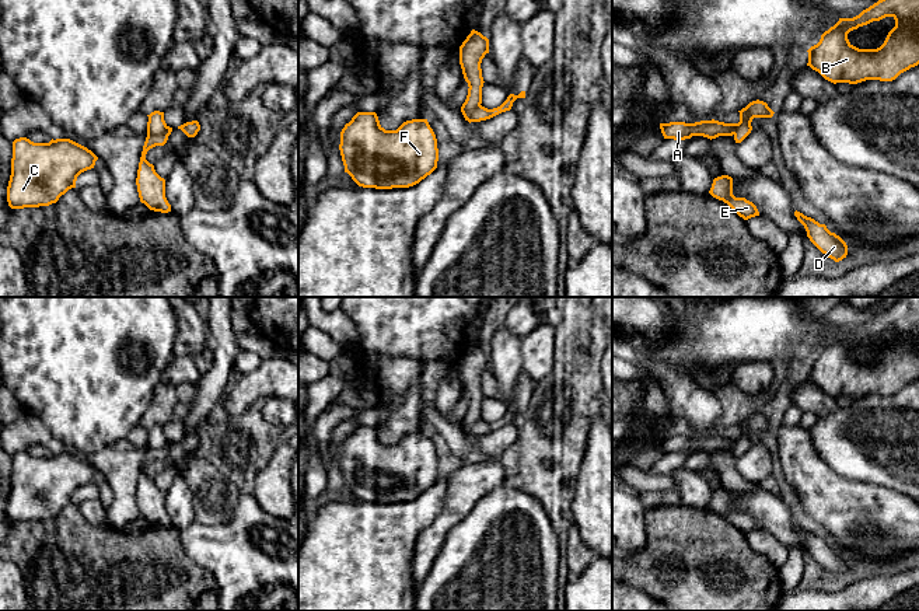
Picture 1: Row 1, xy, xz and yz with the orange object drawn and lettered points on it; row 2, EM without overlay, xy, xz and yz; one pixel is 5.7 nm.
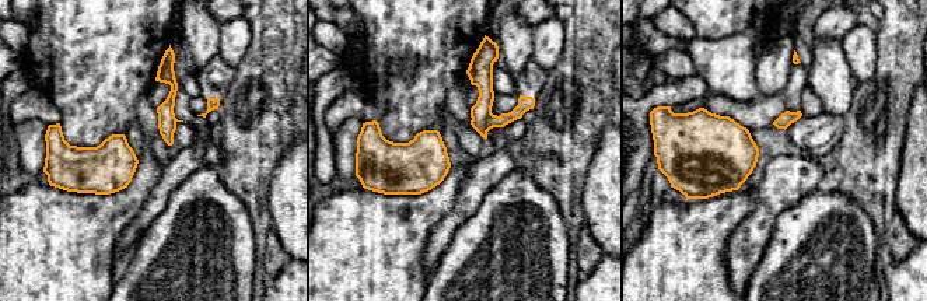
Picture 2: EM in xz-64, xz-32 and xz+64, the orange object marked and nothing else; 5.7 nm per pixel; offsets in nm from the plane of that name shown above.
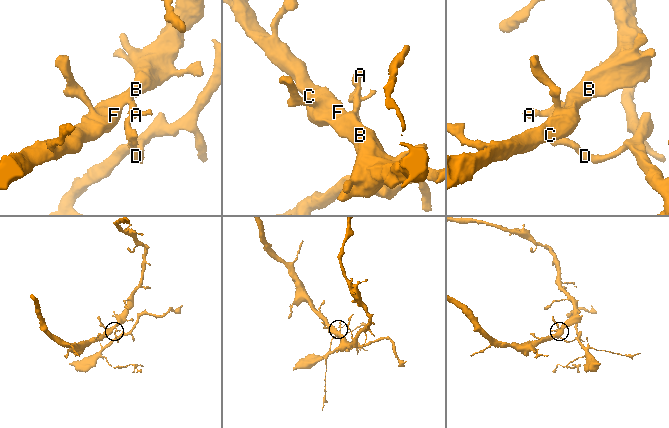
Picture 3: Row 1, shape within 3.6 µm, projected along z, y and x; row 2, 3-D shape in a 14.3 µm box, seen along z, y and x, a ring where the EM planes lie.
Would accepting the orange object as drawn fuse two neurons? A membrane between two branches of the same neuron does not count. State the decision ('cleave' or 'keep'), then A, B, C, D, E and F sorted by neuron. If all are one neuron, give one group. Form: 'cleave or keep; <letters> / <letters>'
cleave; A B C F / D E

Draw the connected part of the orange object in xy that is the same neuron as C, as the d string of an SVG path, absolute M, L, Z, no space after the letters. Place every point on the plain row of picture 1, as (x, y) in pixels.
M27 451L15 453L7 500L8 520L24 523L56 517L69 503L76 502L77 490L94 482L97 474L91 464L70 453L52 453L49 457L34 457Z

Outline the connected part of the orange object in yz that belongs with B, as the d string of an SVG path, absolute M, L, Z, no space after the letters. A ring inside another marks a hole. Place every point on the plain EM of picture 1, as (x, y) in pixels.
M901 297L888 306L884 313L863 324L859 329L839 332L834 341L821 349L820 356L807 366L807 380L834 398L857 398L866 394L895 394L901 387L919 378L919 297ZM885 331L892 331L895 341L888 346L880 362L859 363L849 356L848 348L850 345Z

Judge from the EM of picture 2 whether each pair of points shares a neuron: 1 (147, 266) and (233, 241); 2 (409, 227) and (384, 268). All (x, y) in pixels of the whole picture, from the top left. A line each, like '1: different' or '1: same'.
1: same
2: same

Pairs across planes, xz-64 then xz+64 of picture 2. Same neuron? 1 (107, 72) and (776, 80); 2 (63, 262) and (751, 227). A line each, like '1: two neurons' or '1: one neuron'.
1: two neurons
2: two neurons

